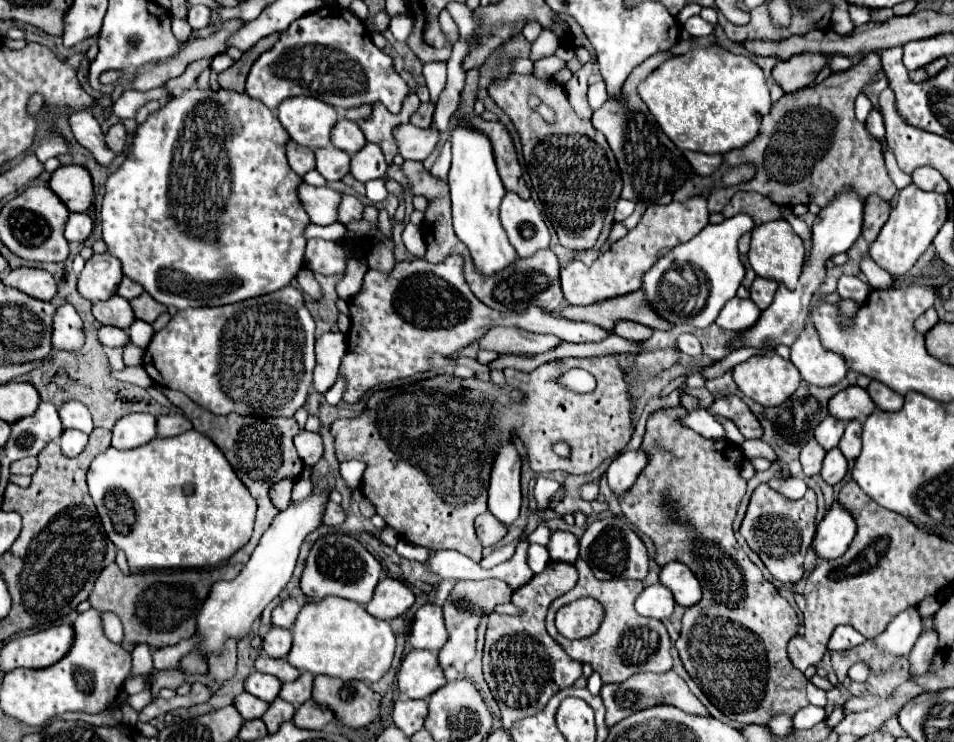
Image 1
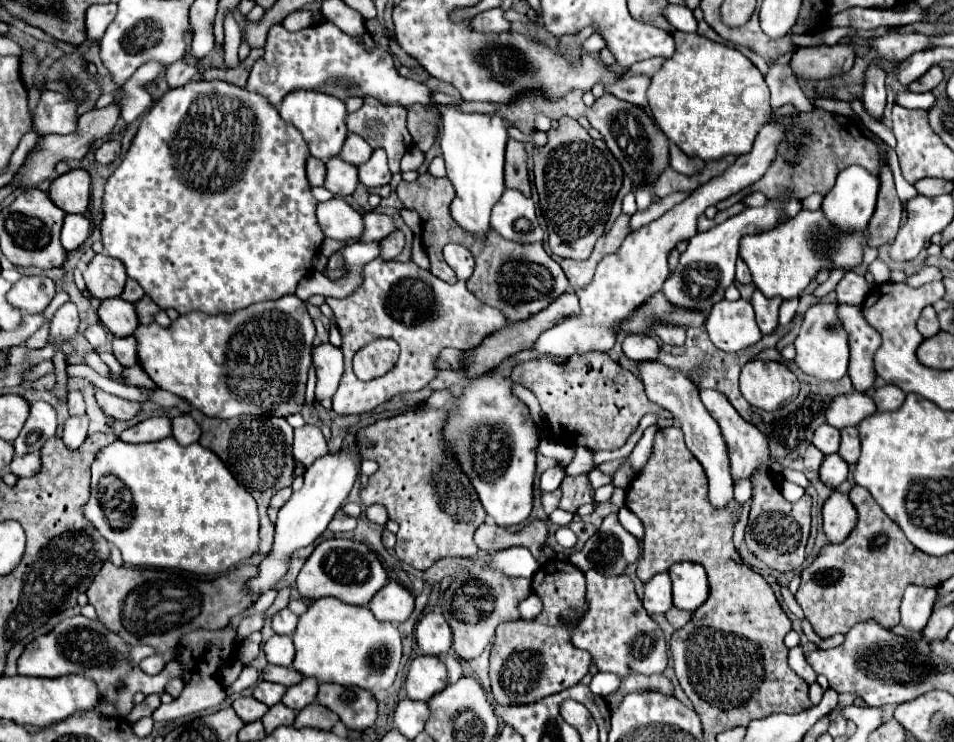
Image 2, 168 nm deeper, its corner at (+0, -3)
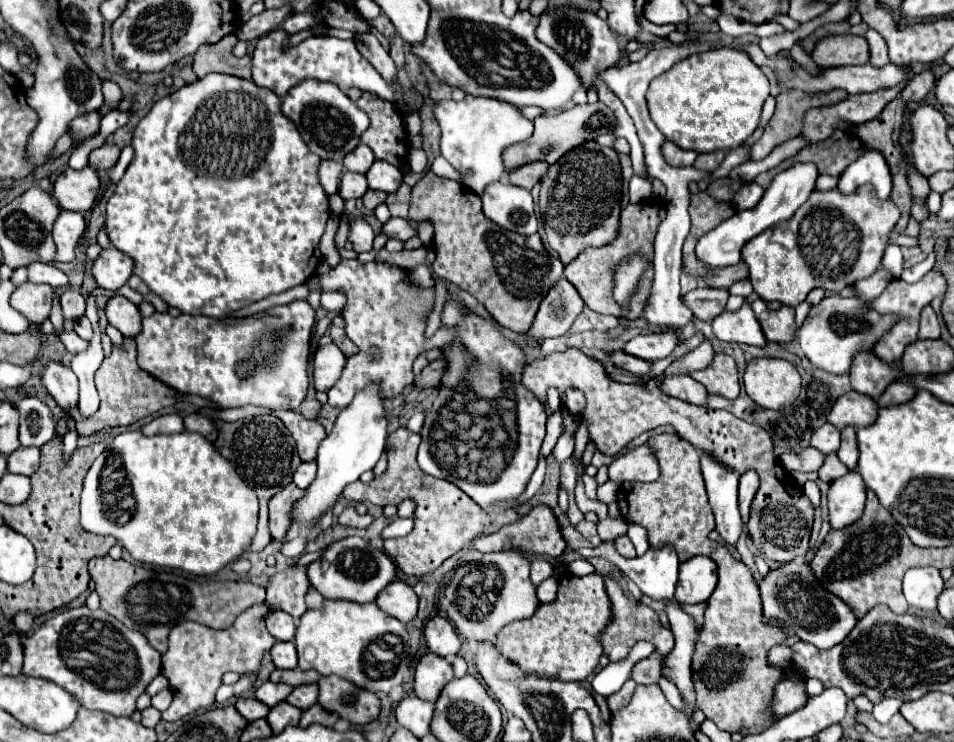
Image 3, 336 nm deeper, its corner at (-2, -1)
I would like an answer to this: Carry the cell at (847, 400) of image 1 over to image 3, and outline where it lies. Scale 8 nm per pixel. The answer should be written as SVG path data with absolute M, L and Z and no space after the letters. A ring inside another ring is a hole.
M857 391L839 397L827 415L827 421L837 429L843 429L847 425L865 427L871 425L875 419L877 419L877 403L871 397L861 395Z

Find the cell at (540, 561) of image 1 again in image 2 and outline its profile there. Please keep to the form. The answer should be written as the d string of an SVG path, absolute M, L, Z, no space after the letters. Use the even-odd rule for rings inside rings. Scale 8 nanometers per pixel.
M511 547L497 551L485 567L495 567L511 577L533 577L539 563L535 563L535 557L525 547Z

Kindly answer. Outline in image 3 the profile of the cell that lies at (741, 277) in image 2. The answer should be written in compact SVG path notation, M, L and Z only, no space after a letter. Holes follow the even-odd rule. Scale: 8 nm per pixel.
M741 279L741 281L735 281L735 283L729 287L729 293L733 293L733 295L741 295L741 297L749 297L749 295L753 293L751 281L749 281L749 279Z

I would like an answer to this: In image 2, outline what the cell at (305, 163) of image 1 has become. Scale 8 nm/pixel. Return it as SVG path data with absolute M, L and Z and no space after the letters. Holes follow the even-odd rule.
M309 157L309 161L307 161L307 179L309 179L309 183L313 185L313 187L319 187L319 185L323 185L323 181L325 181L325 163L323 161L319 161L319 159L315 159L315 157Z

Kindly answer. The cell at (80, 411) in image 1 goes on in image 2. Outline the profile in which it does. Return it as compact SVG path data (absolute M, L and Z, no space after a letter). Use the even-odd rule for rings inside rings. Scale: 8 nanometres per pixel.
M69 391L69 415L83 415L85 413L85 401L79 391Z

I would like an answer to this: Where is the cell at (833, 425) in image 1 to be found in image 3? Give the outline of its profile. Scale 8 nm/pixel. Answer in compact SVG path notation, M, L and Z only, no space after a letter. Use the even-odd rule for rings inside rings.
M831 423L821 425L811 437L811 445L825 455L835 453L839 449L839 429L833 427Z

